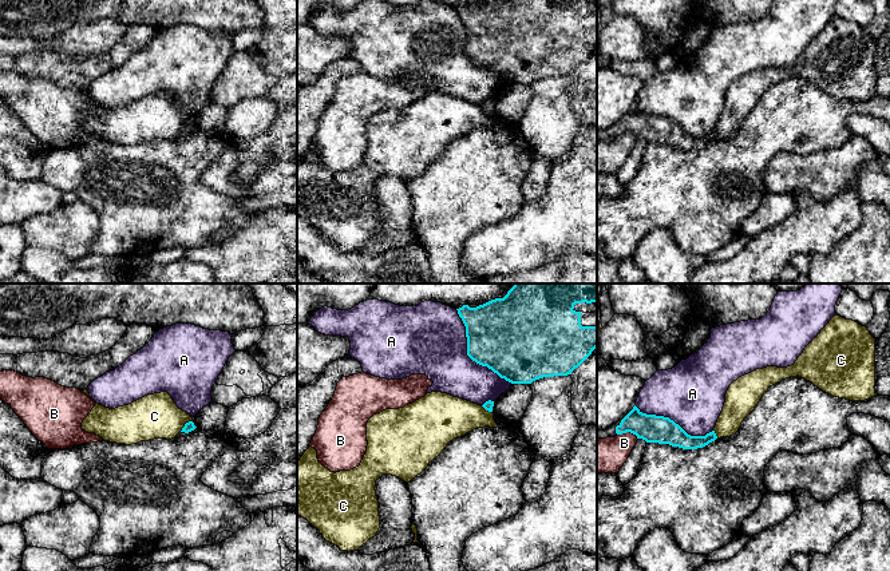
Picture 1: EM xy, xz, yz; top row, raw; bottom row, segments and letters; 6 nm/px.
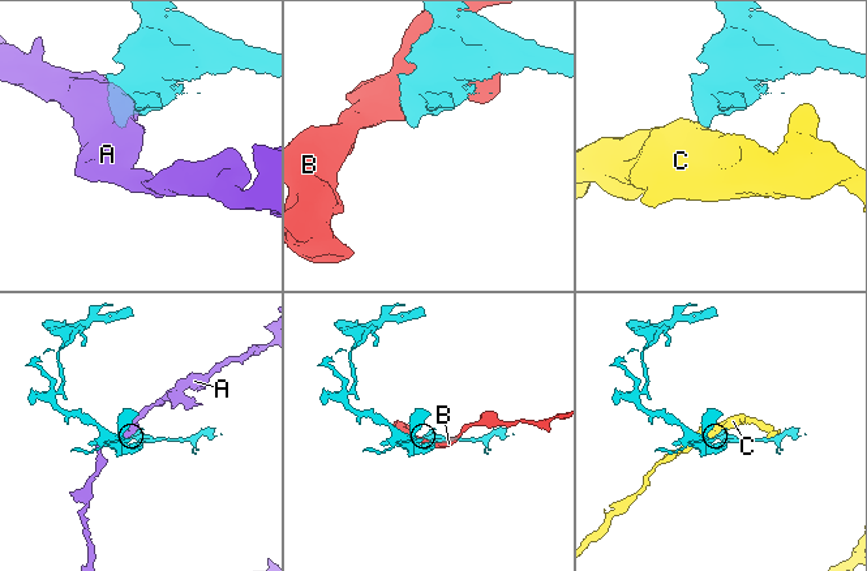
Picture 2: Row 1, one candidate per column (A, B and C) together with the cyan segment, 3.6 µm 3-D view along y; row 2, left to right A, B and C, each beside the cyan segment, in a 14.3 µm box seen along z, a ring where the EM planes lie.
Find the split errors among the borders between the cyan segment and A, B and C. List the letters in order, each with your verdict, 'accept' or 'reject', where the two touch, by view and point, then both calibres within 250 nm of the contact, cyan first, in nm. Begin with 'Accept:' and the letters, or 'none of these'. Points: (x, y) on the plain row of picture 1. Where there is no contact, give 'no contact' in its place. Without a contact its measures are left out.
Accept: none of these
A: reject | xz (467, 55) | 440/440 nm
B: reject | yz (628, 131) | 170/220 nm
C: reject | xy (185, 125) | 60/280 nm

